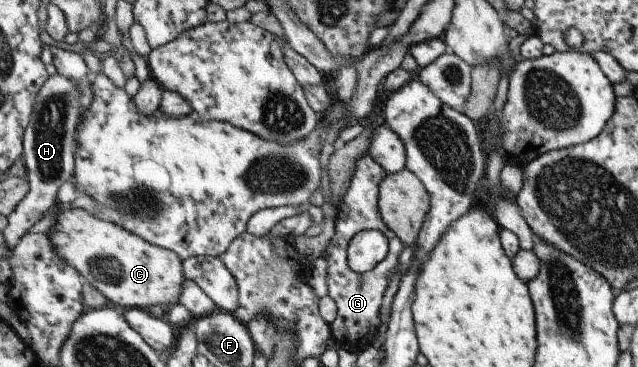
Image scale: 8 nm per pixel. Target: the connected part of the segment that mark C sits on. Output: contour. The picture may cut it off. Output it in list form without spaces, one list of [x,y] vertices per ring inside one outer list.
[[[65,206],[55,207],[55,222],[47,238],[56,255],[72,266],[112,307],[153,309],[177,301],[184,281],[183,269],[179,257],[170,250],[150,245],[136,234],[83,209]]]

